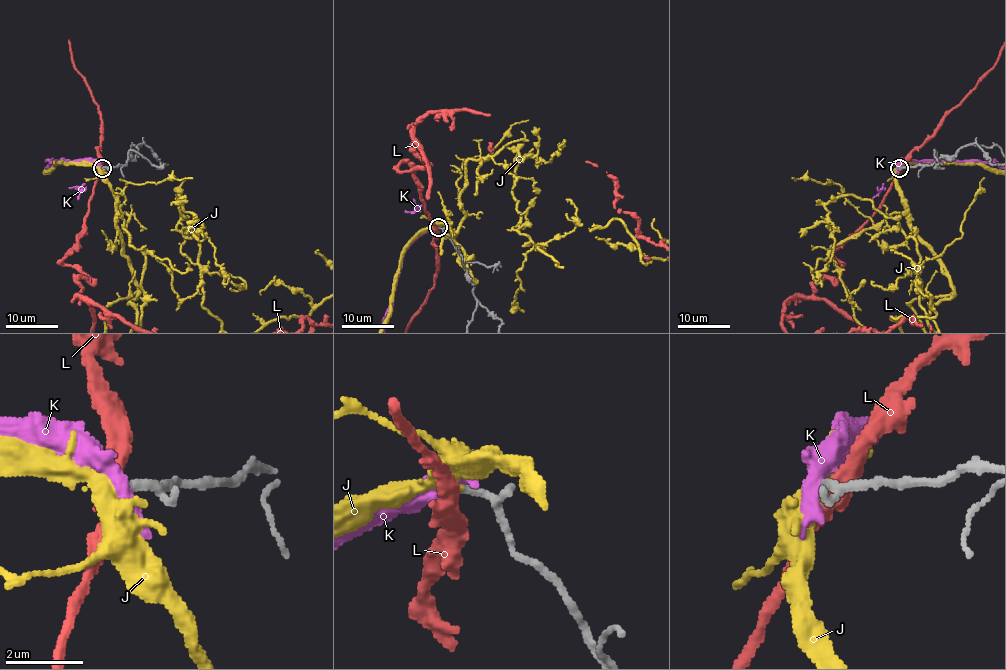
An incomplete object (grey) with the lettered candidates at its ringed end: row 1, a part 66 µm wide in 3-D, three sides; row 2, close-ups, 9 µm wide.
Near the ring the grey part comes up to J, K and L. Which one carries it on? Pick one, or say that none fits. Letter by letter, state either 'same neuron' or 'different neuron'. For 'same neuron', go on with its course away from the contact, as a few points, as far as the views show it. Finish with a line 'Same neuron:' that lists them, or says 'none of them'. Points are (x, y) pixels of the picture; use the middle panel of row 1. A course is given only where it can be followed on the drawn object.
J: same neuron
K: different neuron
L: different neuron
Same neuron: J

